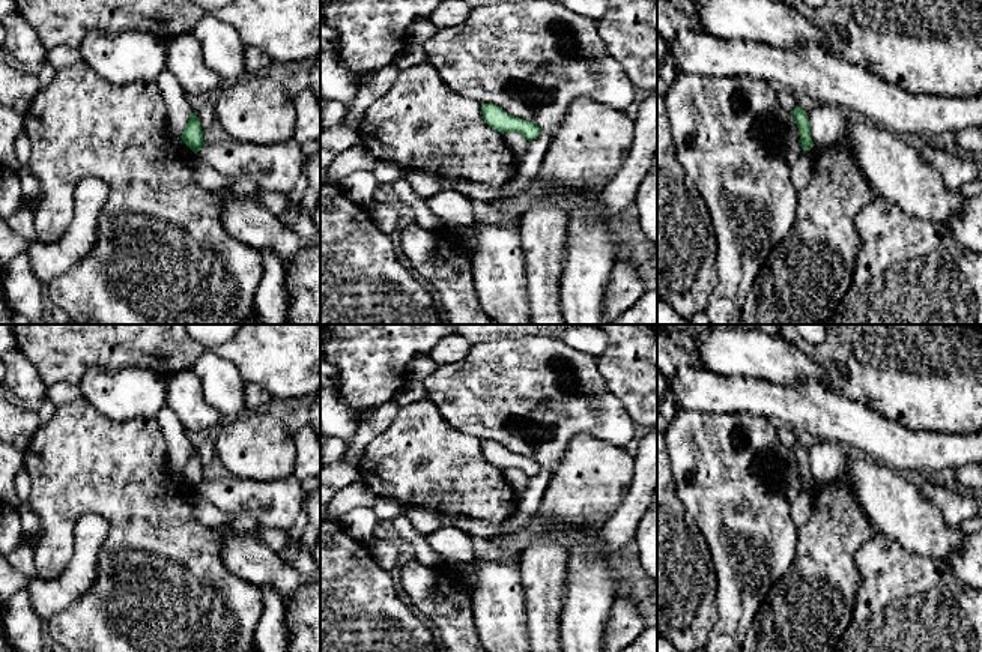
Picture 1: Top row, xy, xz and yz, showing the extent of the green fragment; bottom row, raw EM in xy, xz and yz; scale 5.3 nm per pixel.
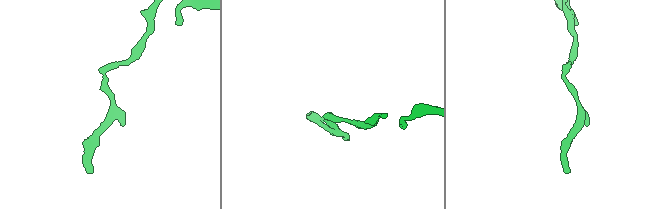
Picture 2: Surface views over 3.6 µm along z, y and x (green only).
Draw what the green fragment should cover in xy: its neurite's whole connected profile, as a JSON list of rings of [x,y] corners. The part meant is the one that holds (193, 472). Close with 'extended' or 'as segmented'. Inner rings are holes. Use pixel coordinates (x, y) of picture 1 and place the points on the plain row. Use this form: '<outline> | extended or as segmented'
[[[197,448],[189,452],[189,457],[180,472],[182,478],[197,491],[199,485],[205,481],[203,467],[197,454]]] | as segmented

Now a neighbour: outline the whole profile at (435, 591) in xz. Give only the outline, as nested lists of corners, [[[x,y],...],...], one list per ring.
[[[412,559],[402,566],[400,584],[411,605],[430,619],[442,650],[487,652],[474,620],[472,592],[447,565],[426,566]]]

